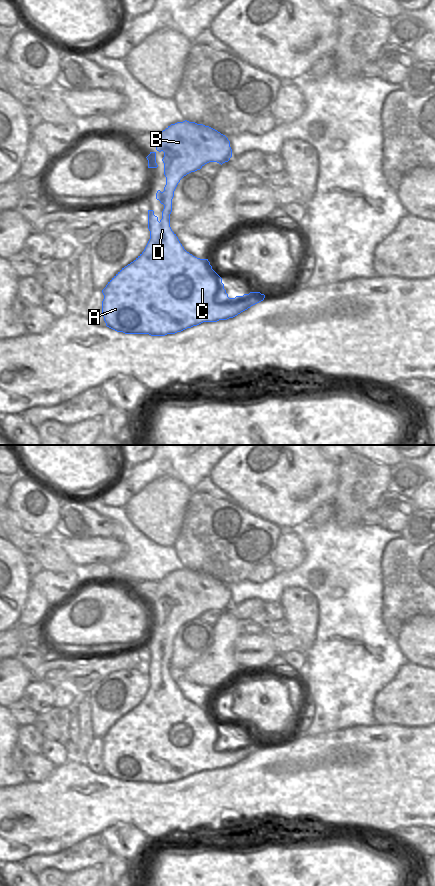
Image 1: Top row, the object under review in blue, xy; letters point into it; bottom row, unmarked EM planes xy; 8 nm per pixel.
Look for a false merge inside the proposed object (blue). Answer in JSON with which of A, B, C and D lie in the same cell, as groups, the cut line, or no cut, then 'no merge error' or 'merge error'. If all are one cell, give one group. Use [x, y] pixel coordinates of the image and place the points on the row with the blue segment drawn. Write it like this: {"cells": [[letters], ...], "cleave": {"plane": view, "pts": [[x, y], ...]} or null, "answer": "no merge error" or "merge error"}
{"cells": [["A", "C", "D"], ["B"]], "cleave": {"plane": "xy", "pts": [[162, 131], [177, 159], [175, 174], [182, 177]]}, "answer": "merge error"}

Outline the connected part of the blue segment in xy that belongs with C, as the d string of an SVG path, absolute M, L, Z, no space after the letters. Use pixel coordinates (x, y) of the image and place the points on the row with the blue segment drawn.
M158 134L156 150L164 152L164 191L156 193L156 199L164 205L162 219L148 210L150 239L144 251L130 264L122 268L102 290L102 315L106 326L125 334L149 334L165 336L175 334L203 322L227 320L264 300L260 292L229 298L222 278L212 269L208 259L200 259L187 252L170 227L174 191L183 178L175 175L178 159L169 149L170 135Z

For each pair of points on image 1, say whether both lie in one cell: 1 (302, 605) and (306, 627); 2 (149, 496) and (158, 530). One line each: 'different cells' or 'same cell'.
1: same cell
2: same cell

